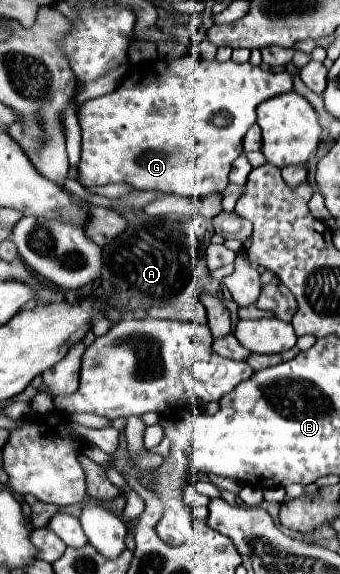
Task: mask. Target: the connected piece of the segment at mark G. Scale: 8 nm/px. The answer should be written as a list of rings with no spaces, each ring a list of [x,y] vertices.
[[[194,55],[146,63],[132,69],[112,93],[80,105],[82,157],[76,179],[84,187],[128,183],[140,191],[162,191],[186,197],[218,193],[228,183],[232,161],[242,153],[244,133],[256,123],[256,107],[288,91],[292,91],[292,75],[288,71],[262,71],[250,63],[204,61]]]

